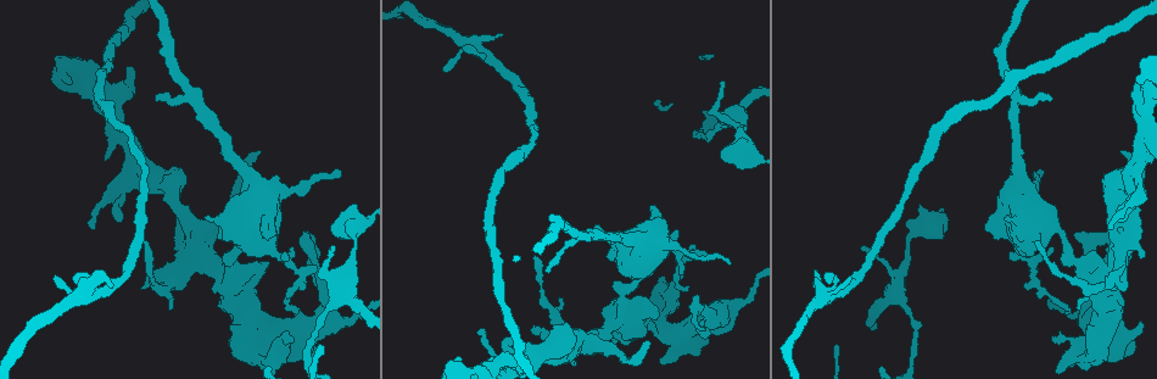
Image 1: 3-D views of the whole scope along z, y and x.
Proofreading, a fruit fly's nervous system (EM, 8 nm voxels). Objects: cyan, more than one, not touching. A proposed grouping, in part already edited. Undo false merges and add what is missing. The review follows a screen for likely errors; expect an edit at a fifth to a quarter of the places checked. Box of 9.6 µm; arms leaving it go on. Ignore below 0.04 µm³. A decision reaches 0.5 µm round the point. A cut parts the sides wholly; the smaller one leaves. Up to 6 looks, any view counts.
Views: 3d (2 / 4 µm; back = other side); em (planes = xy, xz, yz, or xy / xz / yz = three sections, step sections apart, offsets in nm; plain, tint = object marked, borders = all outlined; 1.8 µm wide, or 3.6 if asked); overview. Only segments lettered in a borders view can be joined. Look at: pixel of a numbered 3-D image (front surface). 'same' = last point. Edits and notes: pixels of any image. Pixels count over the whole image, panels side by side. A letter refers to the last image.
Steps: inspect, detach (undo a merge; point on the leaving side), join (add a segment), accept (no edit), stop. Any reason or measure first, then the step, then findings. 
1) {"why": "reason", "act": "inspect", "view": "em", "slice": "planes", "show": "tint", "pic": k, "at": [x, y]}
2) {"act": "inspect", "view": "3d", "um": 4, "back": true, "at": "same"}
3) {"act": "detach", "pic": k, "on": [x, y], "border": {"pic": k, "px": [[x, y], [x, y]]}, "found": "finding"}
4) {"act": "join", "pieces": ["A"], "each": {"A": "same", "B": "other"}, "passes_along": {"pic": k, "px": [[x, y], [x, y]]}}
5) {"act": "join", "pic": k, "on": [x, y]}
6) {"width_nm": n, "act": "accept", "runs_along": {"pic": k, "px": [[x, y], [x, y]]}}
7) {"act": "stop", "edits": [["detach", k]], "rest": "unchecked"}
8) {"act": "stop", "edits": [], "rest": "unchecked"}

{"why": "thick end", "act": "inspect", "view": "3d", "um": 2, "back": true, "pic": 1, "at": [595, 227]}

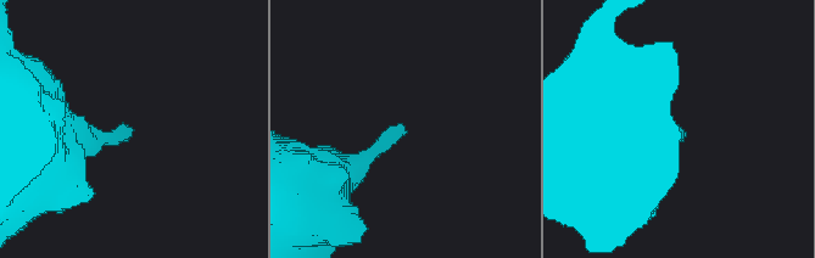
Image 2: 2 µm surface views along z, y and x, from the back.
{"act": "inspect", "view": "em", "slice": "xz", "step": 16, "show": "borders", "pic": 2, "at": [405, 128]}

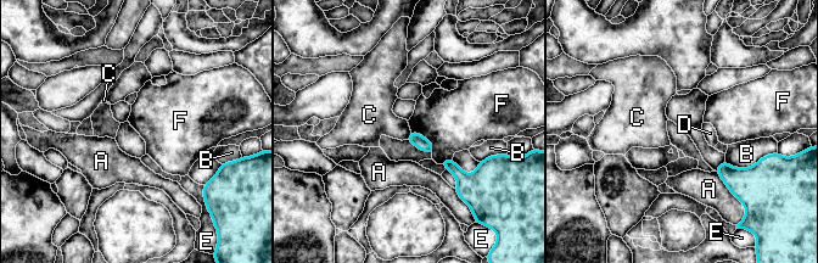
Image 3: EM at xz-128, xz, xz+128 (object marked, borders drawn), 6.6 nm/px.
{"act": "accept", "each": {"A": "other", "B": "other", "C": "other", "D": "other", "E": "other", "F": "other"}, "found": "no lettered segment goes on from it"}

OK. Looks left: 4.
{"why": "thin end", "act": "inspect", "view": "em", "slice": "planes", "show": "borders", "pic": 1, "at": [547, 270]}

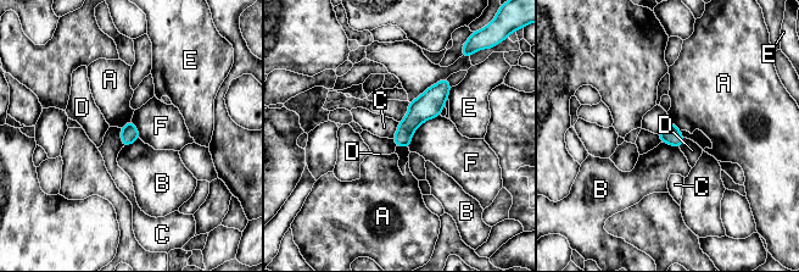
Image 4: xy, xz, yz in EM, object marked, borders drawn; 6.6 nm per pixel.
{"longest_contact_nm": ["F", 300], "act": "accept", "each": {"A": "other", "B": "other", "C": "other", "D": "other", "E": "other", "F": "other"}, "runs_along": {"pic": 4, "px": [[445, 82], [408, 125], [400, 143]]}, "found": "none of them fits"}

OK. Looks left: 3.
{"why": "branch stops here", "act": "inspect", "view": "3d", "um": 4, "pic": 1, "at": [1041, 173]}

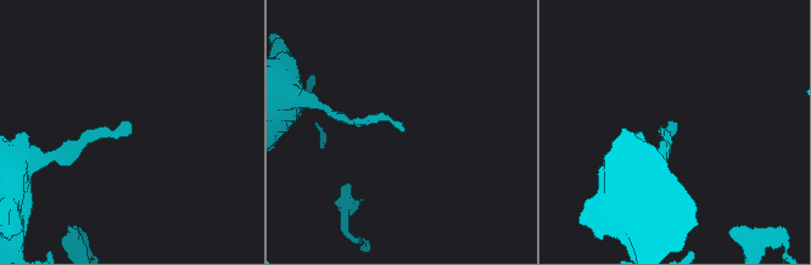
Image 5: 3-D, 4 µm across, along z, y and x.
{"act": "inspect", "view": "em", "slice": "planes", "show": "tint", "pic": 5, "at": [403, 129]}

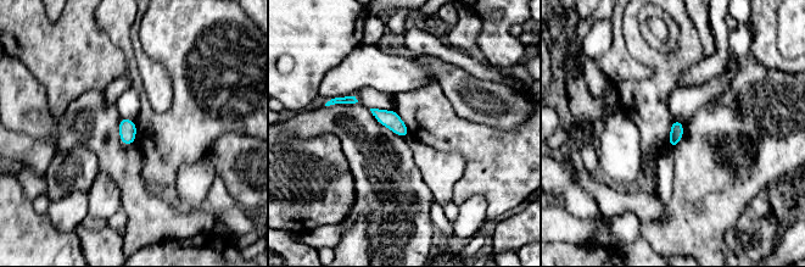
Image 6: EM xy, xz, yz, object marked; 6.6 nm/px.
{"why": "what lies round it", "act": "inspect", "view": "em", "slice": "planes", "show": "borders", "at": "same"}

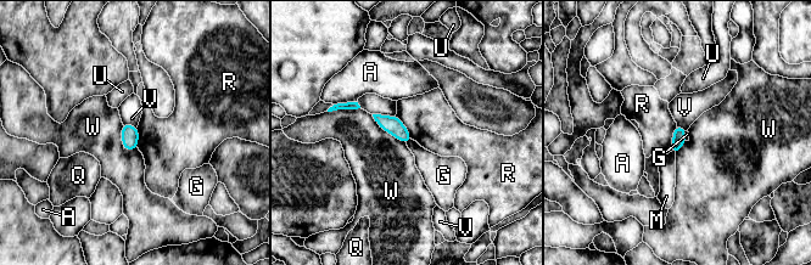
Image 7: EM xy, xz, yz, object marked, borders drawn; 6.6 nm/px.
{"act": "accept", "each": {"A": "other", "G": "other", "M": "other", "Q": "other", "R": "other", "U": "other", "V": "other", "W": "other"}, "border": {"pic": 7, "px": [[676, 124], [672, 131], [670, 151]]}, "found": "no lettered segment goes on from it"}

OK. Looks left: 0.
{"act": "stop", "edits": [], "rest": "unchecked"}

